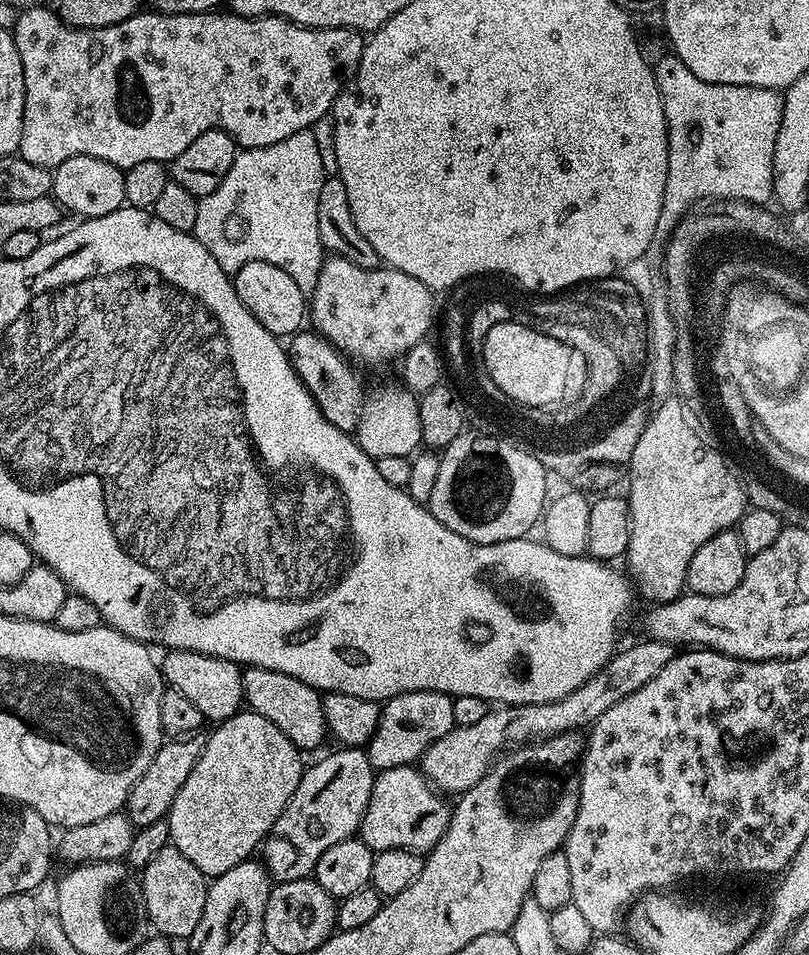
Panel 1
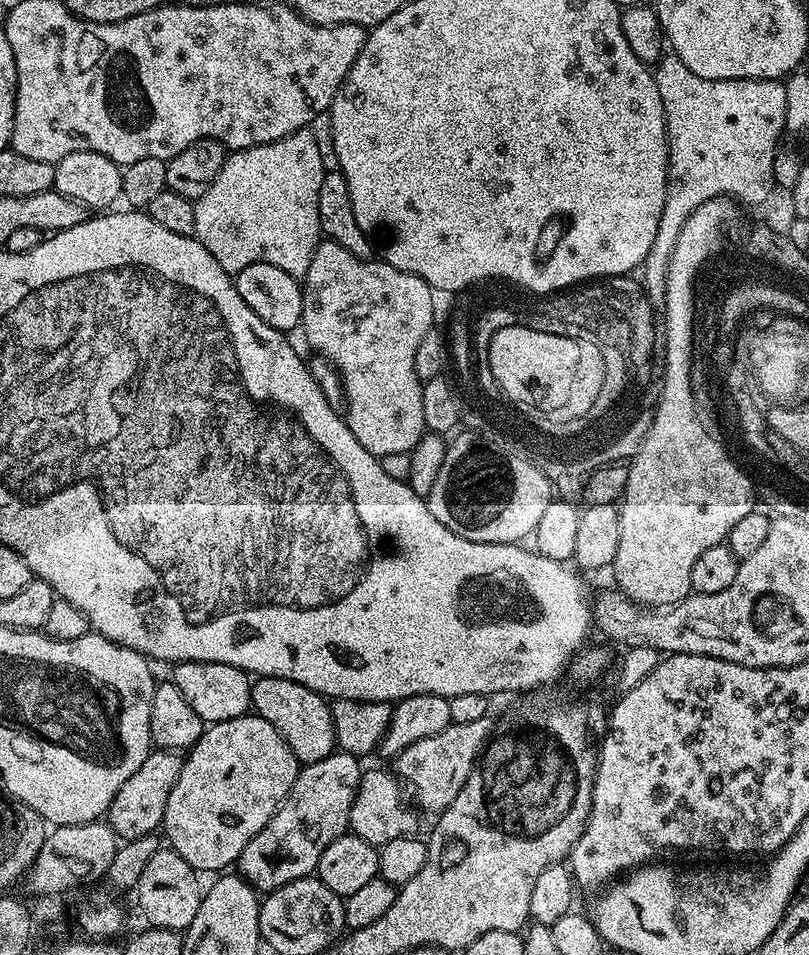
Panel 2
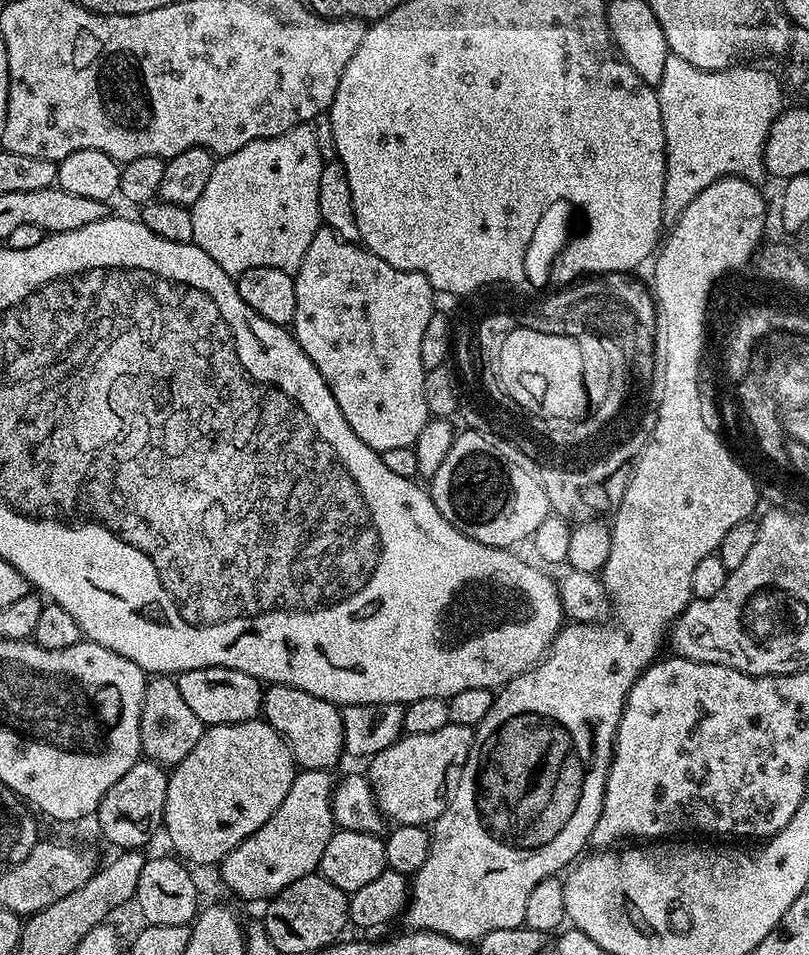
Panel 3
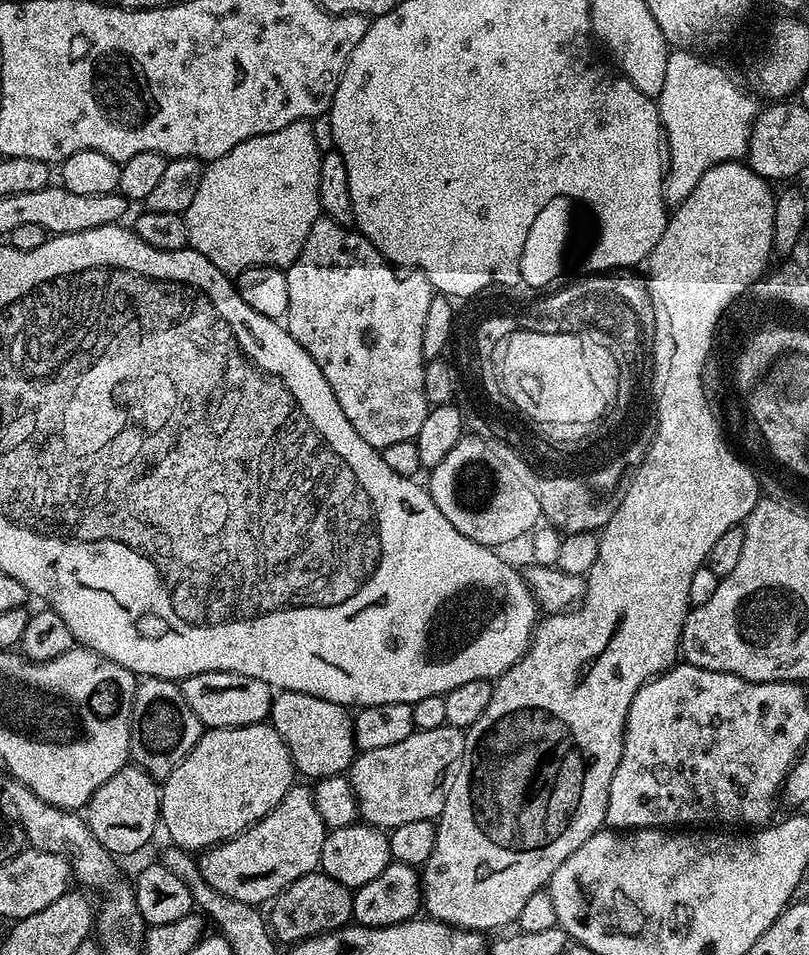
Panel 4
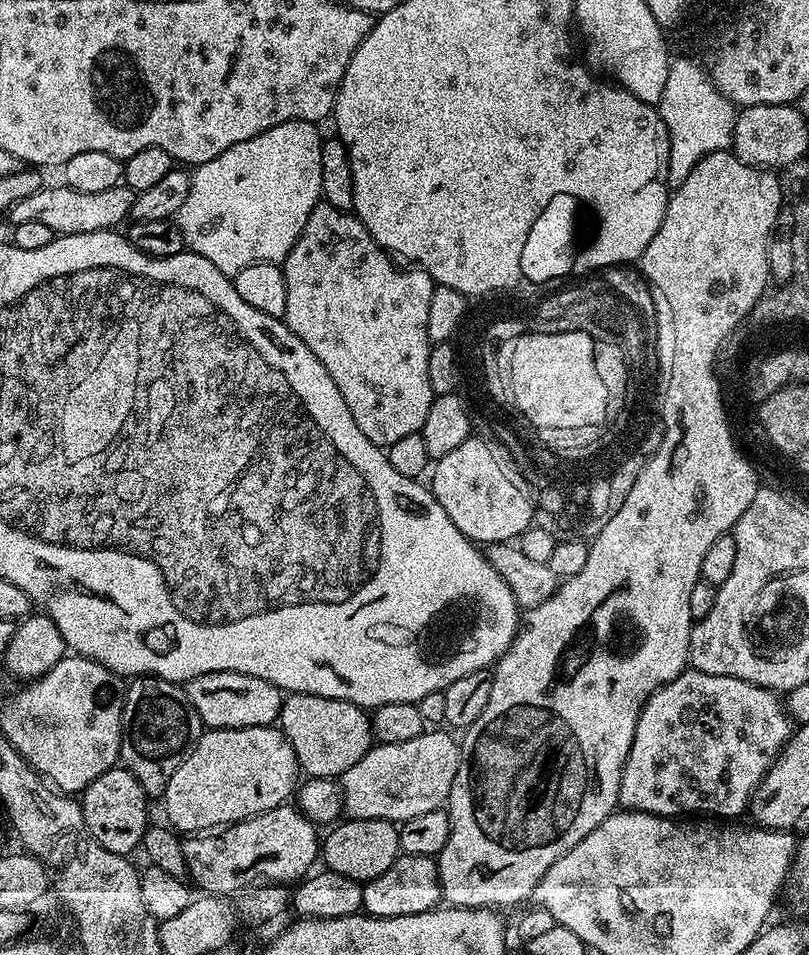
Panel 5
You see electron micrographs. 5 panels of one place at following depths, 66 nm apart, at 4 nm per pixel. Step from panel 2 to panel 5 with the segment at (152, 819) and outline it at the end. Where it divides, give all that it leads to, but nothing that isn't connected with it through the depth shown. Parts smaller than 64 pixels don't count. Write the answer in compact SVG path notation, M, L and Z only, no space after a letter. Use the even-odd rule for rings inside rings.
M117 766L106 770L106 774L98 774L98 778L94 778L94 782L90 782L90 786L84 788L79 801L89 834L107 852L128 856L141 847L144 832L150 827L150 797L142 790L138 778L134 778L134 774L130 774L128 768Z

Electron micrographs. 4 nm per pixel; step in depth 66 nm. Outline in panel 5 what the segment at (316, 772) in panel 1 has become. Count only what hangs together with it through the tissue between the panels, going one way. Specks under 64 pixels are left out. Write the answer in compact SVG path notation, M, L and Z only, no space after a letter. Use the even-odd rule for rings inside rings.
M285 802L257 816L251 816L236 824L221 827L215 834L189 835L182 844L185 864L188 867L188 876L193 885L196 883L200 887L201 893L225 898L235 897L237 894L257 886L266 884L287 885L288 880L292 880L291 882L299 881L309 875L310 869L313 867L311 864L315 860L317 863L318 836L316 840L316 832L318 832L317 825L307 820L300 813L299 808Z

